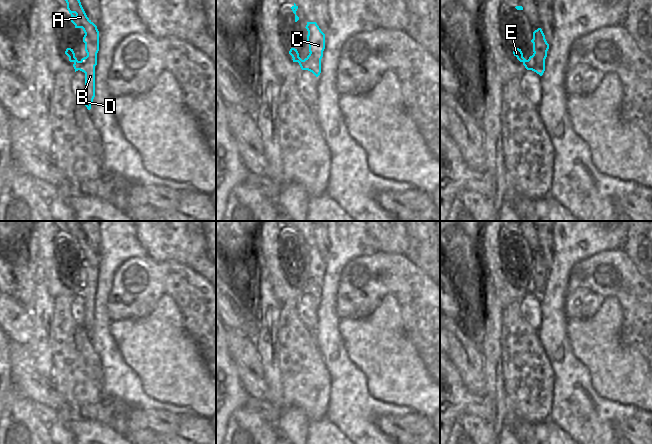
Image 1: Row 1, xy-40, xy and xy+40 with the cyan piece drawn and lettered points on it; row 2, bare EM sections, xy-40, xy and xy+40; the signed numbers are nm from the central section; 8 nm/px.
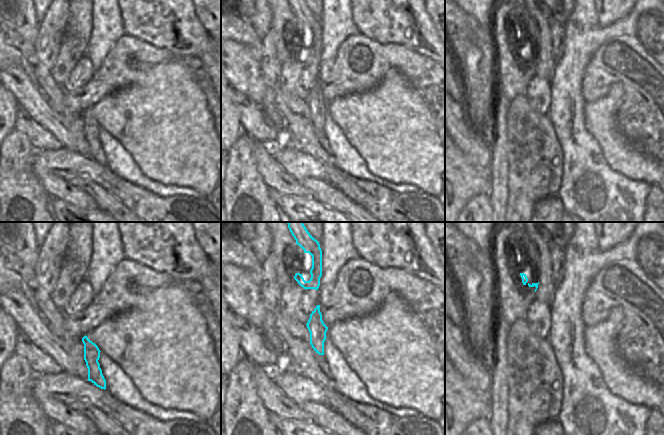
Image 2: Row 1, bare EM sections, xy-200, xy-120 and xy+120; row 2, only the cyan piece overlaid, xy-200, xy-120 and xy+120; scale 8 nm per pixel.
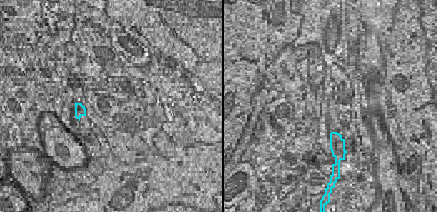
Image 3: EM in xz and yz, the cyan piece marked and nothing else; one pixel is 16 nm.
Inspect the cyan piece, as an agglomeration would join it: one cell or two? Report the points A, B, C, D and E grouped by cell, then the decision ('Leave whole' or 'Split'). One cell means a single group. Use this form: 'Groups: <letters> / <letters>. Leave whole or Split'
Groups: A B C D E. Leave whole.

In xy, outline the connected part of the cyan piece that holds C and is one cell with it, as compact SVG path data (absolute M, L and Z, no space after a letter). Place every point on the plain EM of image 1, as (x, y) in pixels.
M307 246L305 252L308 255L309 279L302 284L295 272L291 272L289 278L292 280L293 286L299 287L302 294L308 294L318 301L321 297L321 283L325 273L325 258L316 246Z

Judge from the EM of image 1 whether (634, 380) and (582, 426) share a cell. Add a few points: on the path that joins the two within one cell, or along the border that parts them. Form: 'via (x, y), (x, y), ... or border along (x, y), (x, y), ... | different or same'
border along (592, 386), (602, 397), (633, 406) | different

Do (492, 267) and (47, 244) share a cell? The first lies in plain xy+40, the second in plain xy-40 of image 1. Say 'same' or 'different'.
same

